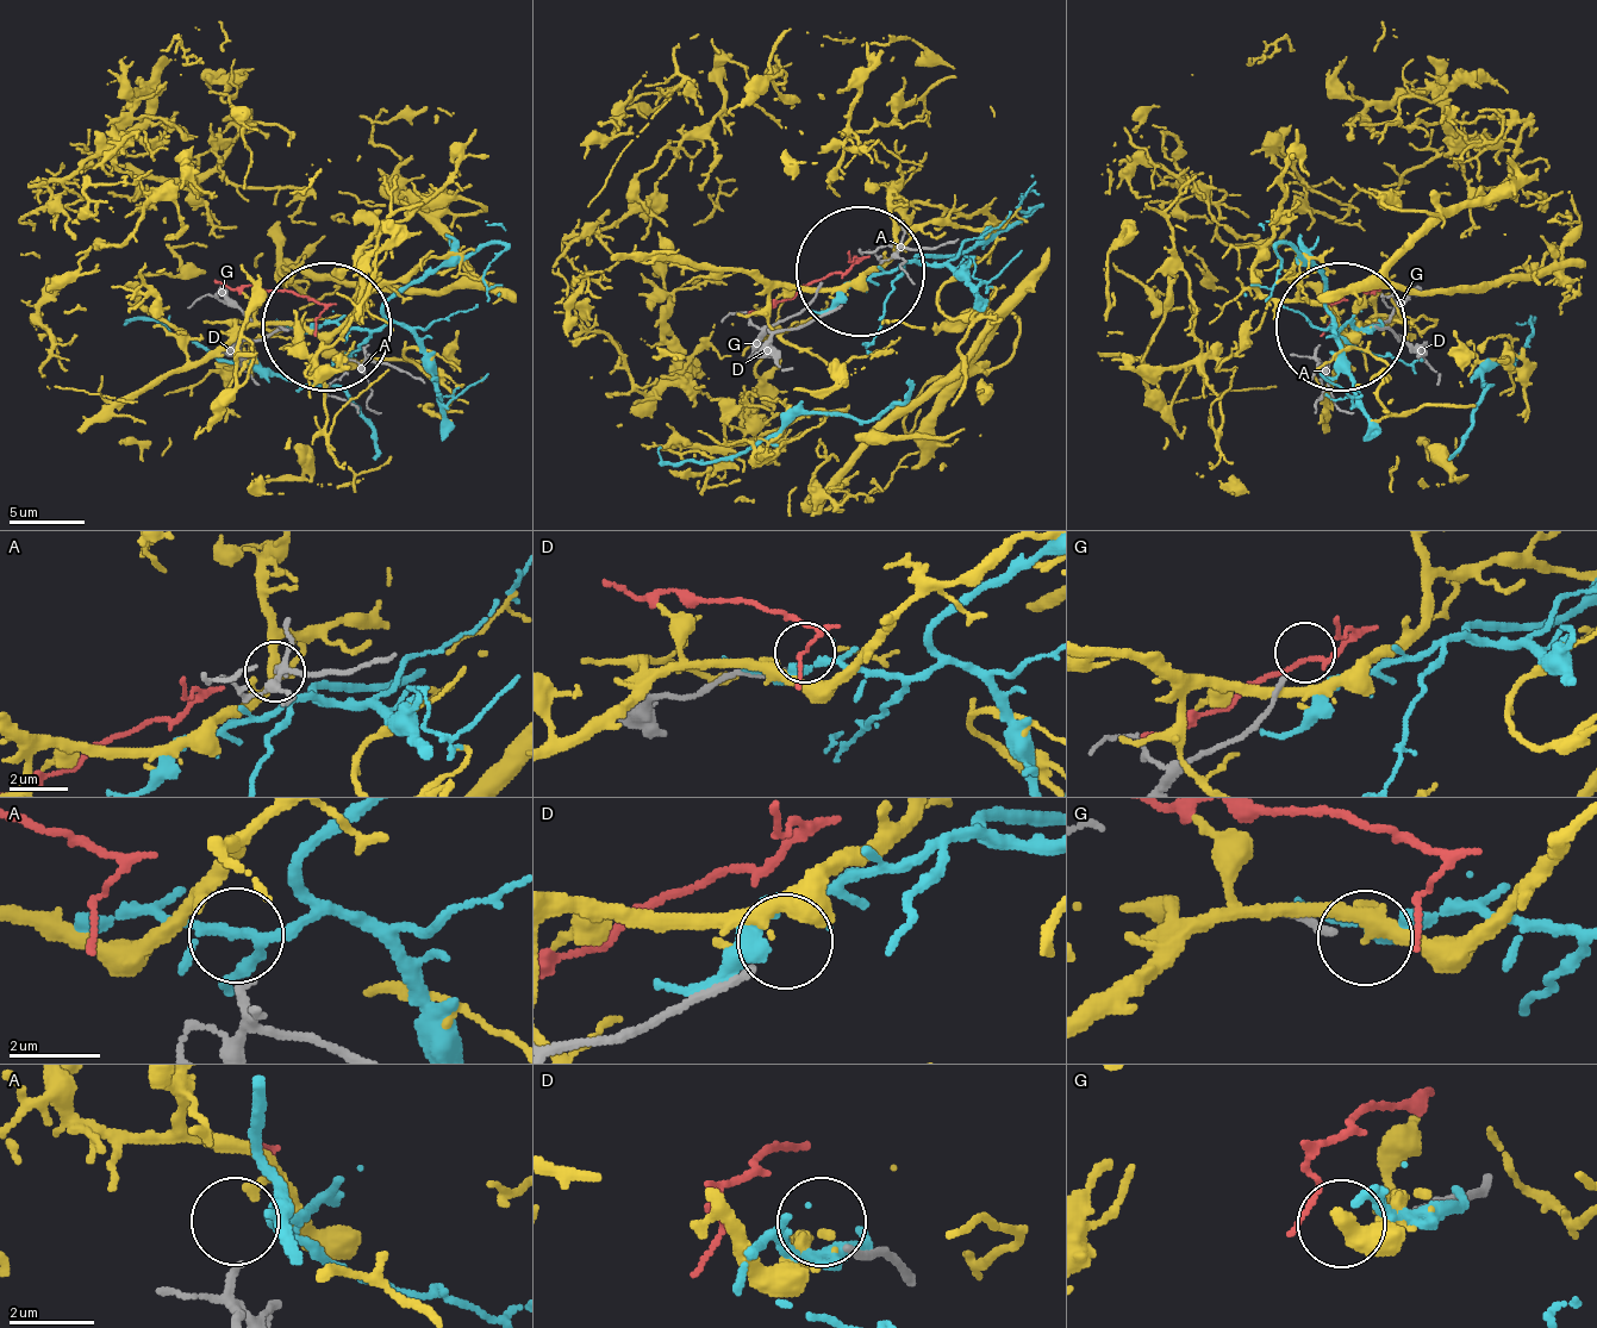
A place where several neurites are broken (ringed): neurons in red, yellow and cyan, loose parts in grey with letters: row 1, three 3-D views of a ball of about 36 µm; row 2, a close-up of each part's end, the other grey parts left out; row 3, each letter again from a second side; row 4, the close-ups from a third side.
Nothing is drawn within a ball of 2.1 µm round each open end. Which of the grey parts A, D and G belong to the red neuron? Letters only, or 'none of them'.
none of them

